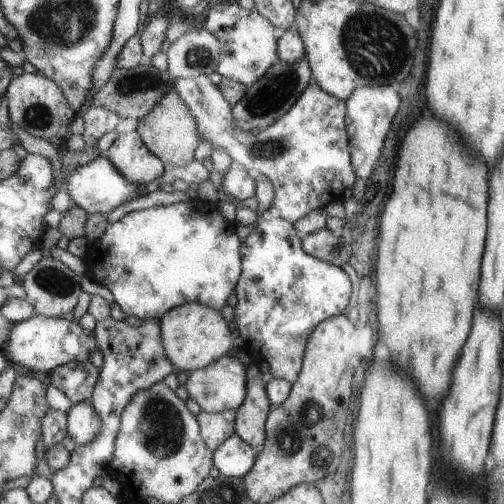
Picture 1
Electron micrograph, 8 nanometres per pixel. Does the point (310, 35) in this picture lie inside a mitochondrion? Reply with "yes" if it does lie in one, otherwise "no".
no

